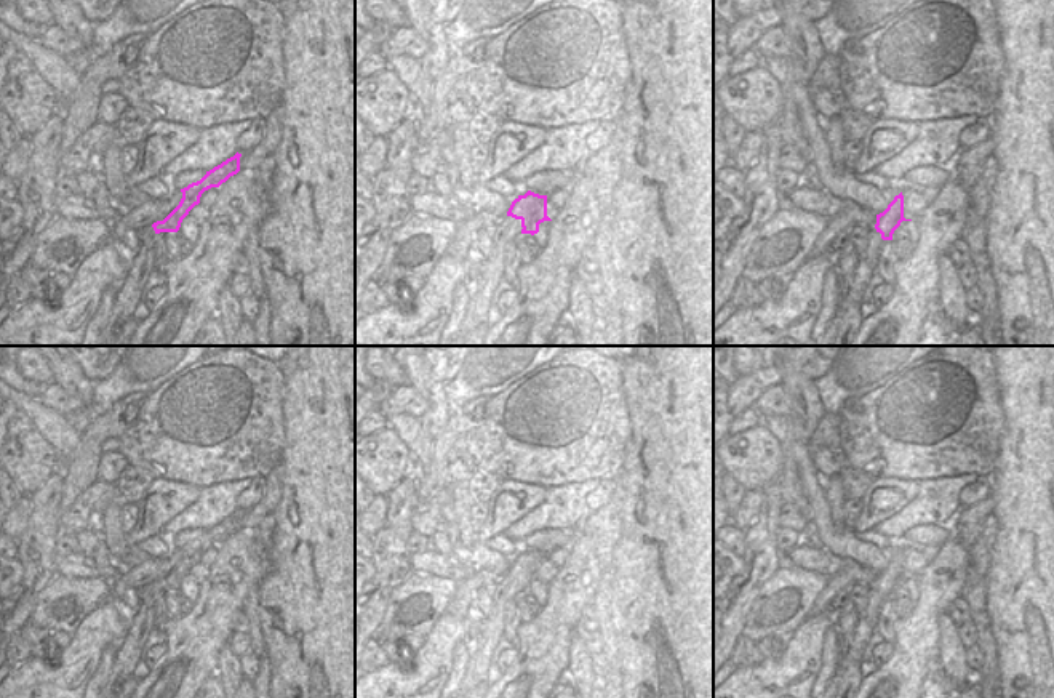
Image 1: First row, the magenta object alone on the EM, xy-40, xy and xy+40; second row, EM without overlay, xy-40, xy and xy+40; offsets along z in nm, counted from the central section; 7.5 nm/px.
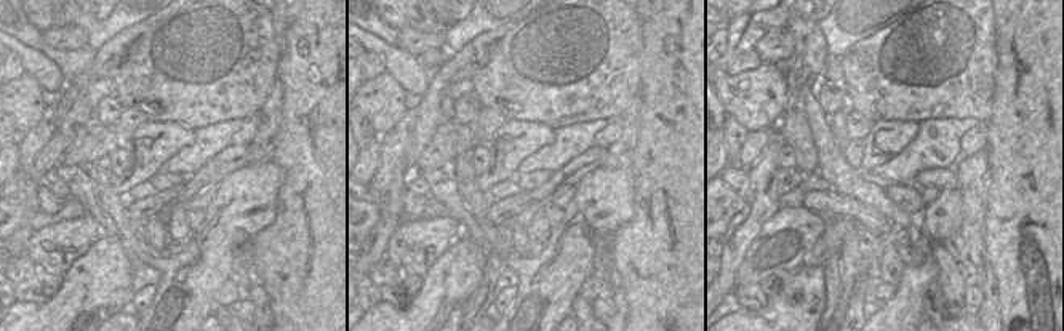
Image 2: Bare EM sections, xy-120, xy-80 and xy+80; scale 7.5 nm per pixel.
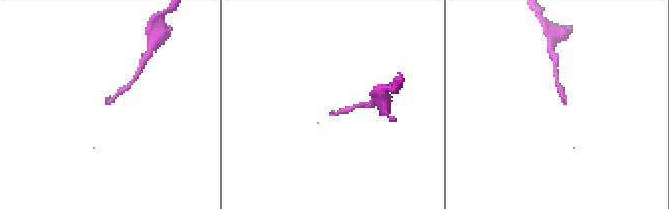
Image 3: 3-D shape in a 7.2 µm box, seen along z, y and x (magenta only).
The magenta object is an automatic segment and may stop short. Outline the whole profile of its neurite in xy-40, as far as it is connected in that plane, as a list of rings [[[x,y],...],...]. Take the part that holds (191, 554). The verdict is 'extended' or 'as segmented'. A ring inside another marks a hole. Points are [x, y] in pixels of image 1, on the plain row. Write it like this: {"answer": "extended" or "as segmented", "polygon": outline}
{"answer": "as segmented", "polygon": [[[237,511],[234,515],[227,517],[221,524],[206,530],[206,533],[200,540],[192,541],[187,546],[181,548],[182,557],[179,564],[163,580],[157,580],[152,583],[155,592],[178,591],[182,578],[189,573],[189,570],[195,564],[200,562],[200,556],[205,549],[211,546],[219,546],[230,535],[240,530],[240,515],[242,512]]]}

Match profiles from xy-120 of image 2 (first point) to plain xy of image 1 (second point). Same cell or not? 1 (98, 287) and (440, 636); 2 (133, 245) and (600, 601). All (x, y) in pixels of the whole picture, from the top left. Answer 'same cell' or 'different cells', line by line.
1: same cell
2: different cells

